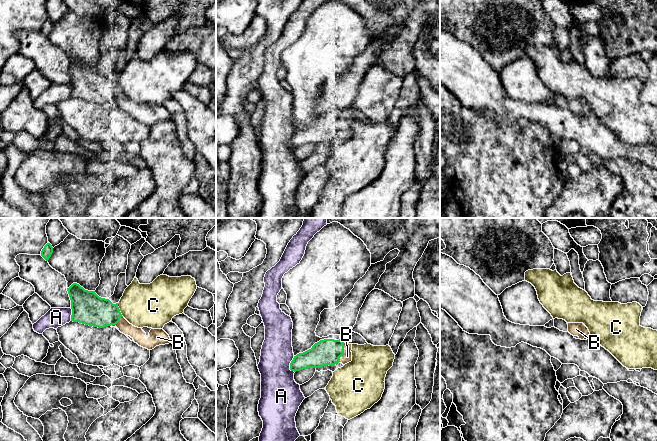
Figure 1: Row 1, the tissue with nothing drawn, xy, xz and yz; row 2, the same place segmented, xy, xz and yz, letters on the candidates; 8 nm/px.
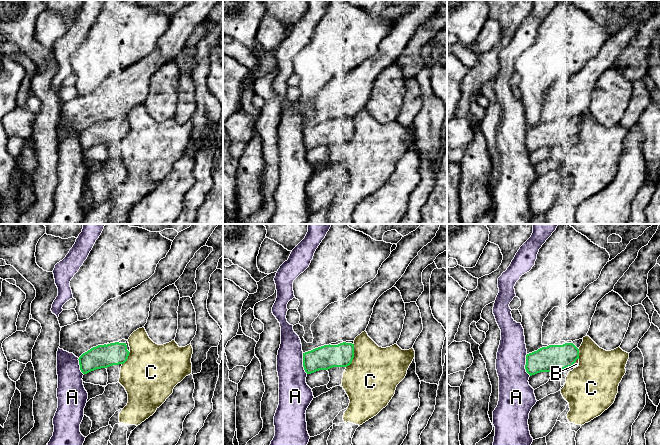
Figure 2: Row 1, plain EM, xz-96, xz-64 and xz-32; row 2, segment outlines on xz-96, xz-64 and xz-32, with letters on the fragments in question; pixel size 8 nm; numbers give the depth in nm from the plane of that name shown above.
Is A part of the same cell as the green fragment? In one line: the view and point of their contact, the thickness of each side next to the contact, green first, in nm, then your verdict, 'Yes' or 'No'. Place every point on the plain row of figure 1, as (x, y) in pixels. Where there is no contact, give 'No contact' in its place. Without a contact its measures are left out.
Touches green at xz (290, 141). Thickness 180 nm (green) against 320 nm. No

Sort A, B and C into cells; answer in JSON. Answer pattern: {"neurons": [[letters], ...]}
{"neurons": [["A"], ["B"], ["C"]]}

